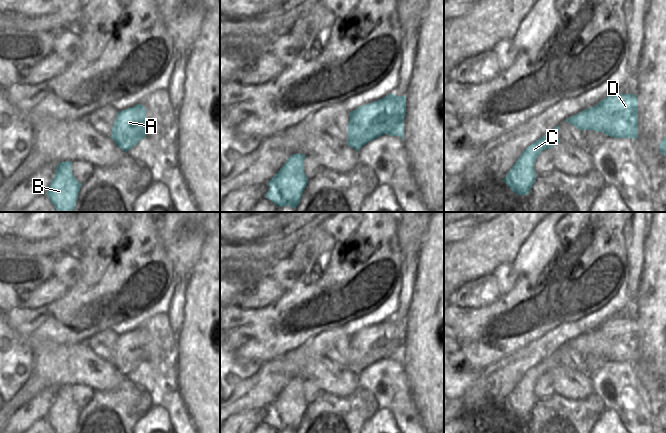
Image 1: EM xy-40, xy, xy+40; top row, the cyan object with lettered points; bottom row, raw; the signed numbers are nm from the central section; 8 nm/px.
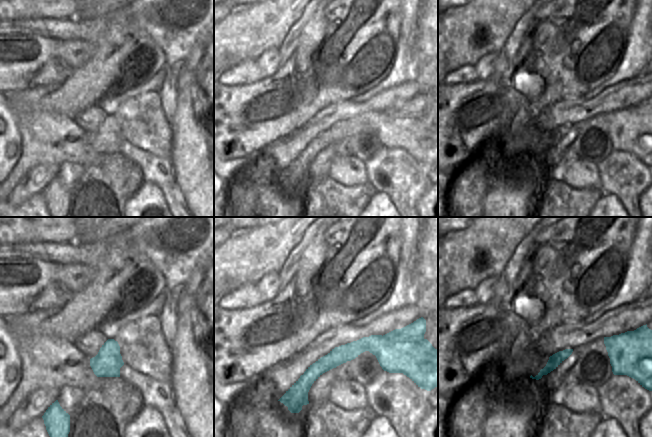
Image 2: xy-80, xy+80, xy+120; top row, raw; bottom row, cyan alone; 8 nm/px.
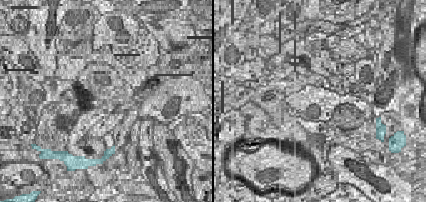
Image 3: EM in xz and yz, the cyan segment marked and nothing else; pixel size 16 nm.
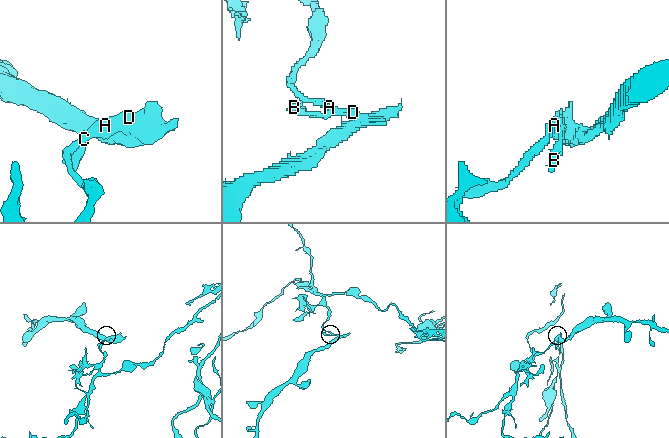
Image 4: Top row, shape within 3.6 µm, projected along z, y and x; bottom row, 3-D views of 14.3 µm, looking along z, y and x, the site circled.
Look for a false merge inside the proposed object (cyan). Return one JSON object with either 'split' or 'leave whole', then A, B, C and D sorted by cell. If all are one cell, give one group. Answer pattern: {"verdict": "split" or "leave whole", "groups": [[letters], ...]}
{"verdict": "split", "groups": [["A", "D"], ["B", "C"]]}

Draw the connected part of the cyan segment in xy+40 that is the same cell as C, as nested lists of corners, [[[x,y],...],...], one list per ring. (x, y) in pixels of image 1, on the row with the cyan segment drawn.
[[[557,126],[547,134],[528,146],[504,178],[507,186],[518,195],[527,195],[536,179],[534,163],[538,155],[547,148],[552,148],[557,142]]]

